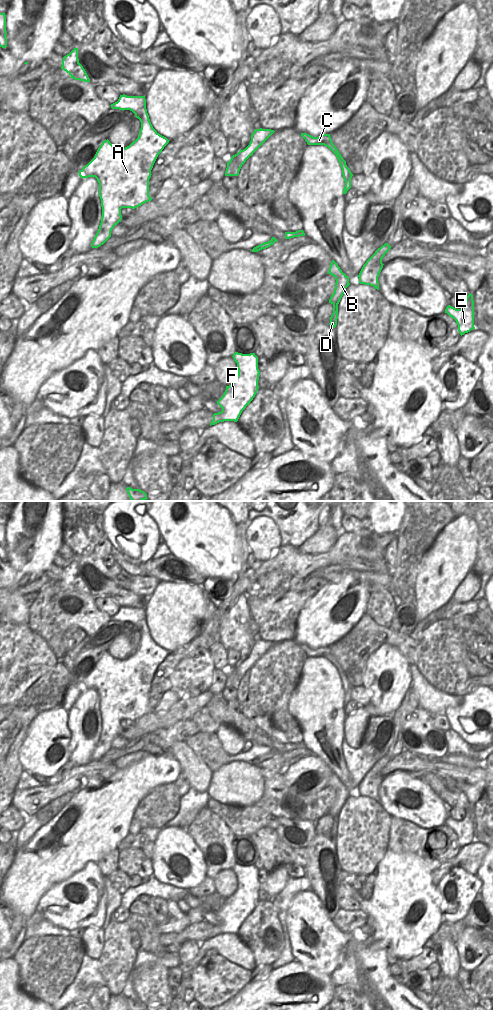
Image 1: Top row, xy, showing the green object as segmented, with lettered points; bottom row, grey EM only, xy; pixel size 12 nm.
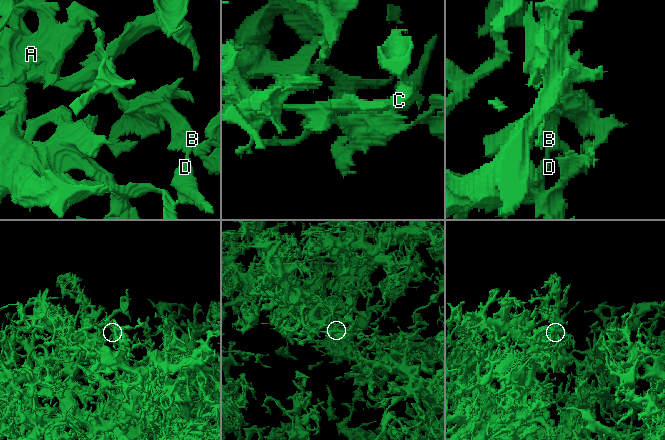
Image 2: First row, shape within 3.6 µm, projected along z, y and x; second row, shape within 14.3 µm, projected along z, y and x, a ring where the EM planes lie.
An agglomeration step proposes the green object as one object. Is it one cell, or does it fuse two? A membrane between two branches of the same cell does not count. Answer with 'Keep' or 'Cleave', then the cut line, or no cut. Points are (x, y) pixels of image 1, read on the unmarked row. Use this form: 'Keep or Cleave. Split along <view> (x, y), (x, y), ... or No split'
Cleave. Split along xy (333, 816), (337, 817).

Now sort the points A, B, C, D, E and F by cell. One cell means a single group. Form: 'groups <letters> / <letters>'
groups A B C E F / D

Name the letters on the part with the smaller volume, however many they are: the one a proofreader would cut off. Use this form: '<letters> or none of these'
D

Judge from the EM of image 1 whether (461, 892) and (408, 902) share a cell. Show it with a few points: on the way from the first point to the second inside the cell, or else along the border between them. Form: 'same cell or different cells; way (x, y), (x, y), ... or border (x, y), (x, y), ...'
different cells; border (436, 885), (440, 895), (440, 914), (443, 919)

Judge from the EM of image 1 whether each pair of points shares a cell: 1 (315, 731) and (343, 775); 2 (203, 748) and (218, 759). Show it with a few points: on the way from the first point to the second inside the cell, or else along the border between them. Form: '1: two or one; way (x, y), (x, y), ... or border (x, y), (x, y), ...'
1: one; way (319, 742), (321, 749), (332, 764)
2: one; way (207, 748), (214, 755)

